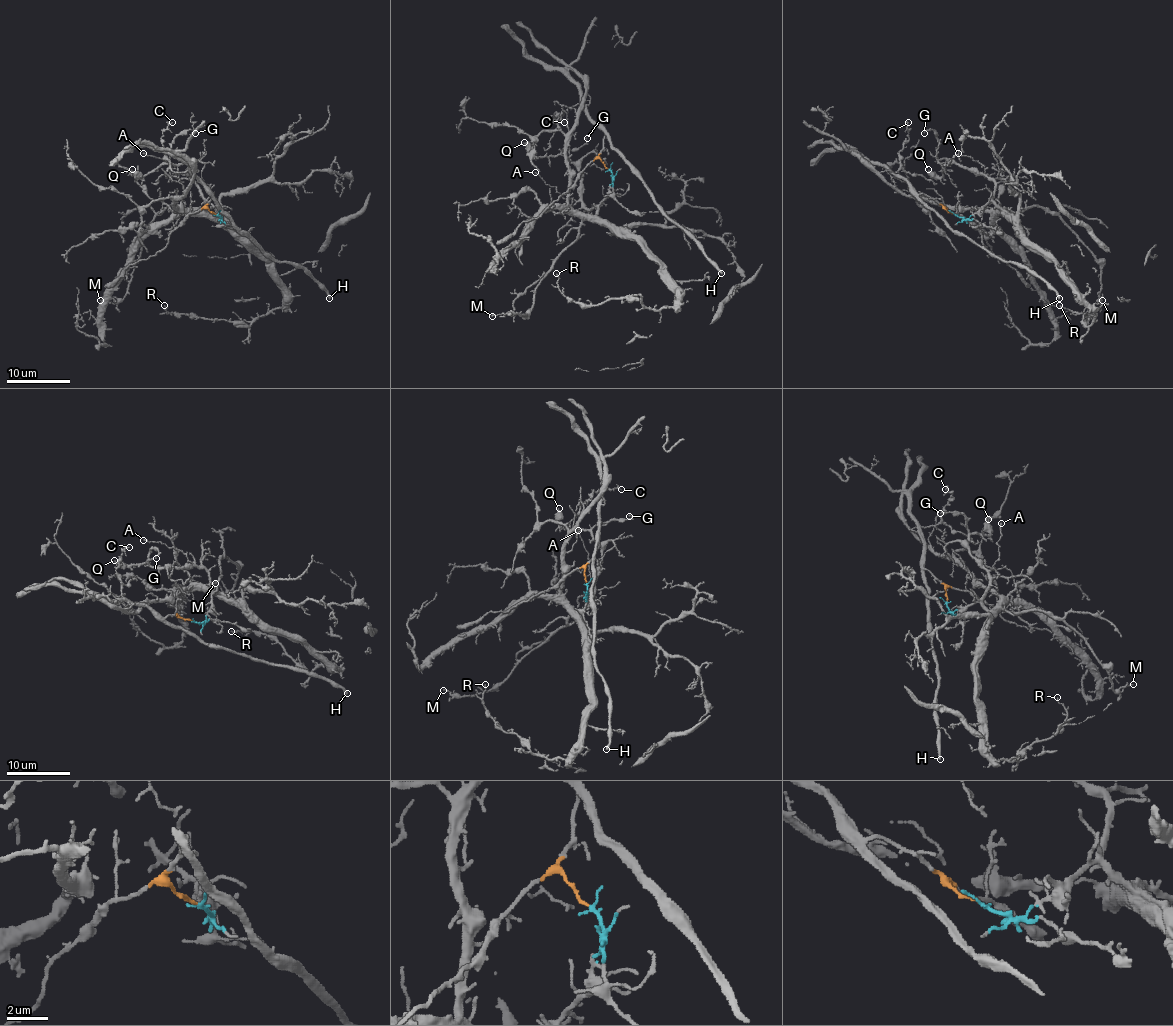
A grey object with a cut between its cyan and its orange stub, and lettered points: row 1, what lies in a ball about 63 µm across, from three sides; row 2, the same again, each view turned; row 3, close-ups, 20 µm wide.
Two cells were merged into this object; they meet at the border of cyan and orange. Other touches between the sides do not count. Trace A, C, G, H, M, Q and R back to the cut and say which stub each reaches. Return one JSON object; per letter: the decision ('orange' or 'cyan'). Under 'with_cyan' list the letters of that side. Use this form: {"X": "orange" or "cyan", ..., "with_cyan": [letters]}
{"A": "cyan", "C": "orange", "G": "cyan", "H": "orange", "M": "cyan", "Q": "cyan", "R": "cyan", "with_cyan": ["A", "G", "M", "Q", "R"]}

